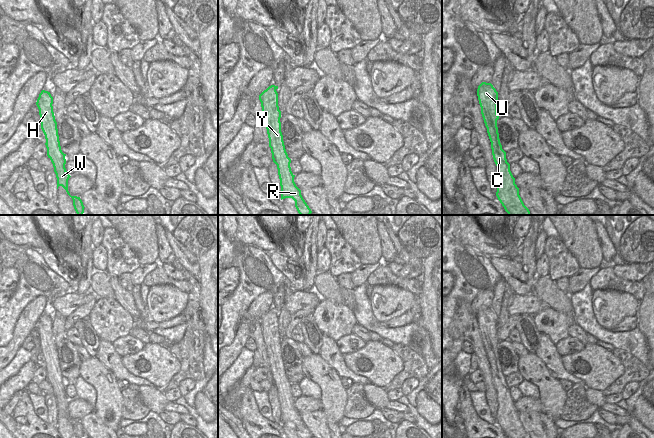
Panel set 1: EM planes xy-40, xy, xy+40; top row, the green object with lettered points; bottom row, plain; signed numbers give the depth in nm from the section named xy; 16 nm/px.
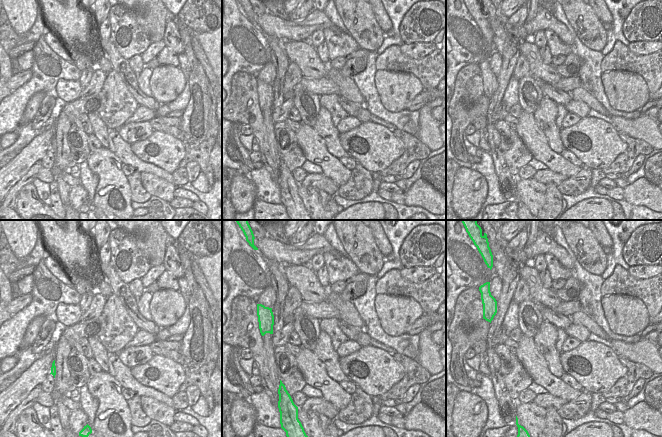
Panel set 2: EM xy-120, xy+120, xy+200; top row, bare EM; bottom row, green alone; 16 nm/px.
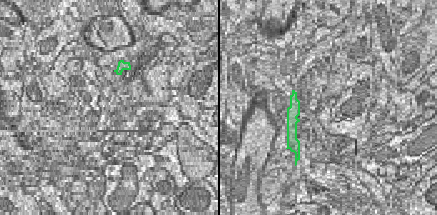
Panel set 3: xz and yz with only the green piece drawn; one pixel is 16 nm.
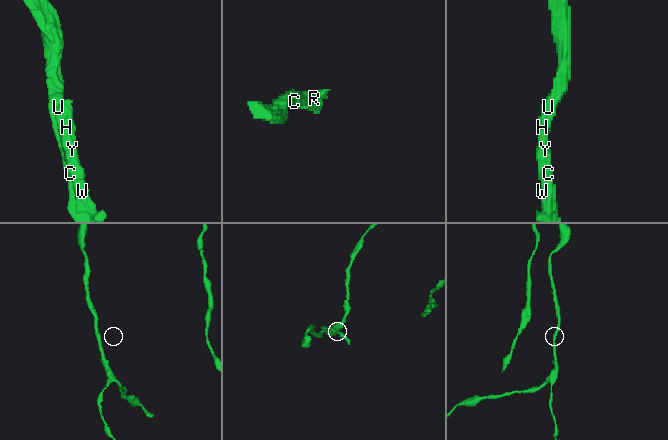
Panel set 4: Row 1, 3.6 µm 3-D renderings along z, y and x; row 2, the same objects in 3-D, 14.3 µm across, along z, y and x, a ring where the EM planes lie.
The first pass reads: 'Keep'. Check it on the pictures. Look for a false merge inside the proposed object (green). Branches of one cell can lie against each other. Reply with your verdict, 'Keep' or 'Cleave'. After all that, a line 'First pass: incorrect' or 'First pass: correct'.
Keep.
First pass: correct

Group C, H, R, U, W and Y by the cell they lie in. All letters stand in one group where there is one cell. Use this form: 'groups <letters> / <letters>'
groups C H R U W Y

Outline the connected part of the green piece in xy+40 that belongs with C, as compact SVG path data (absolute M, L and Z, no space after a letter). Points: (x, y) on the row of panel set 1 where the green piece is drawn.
M482 82L477 89L481 114L491 142L494 162L497 166L498 187L496 196L508 215L531 215L524 205L515 178L510 171L506 152L502 149L499 139L497 120L498 92L491 83Z

